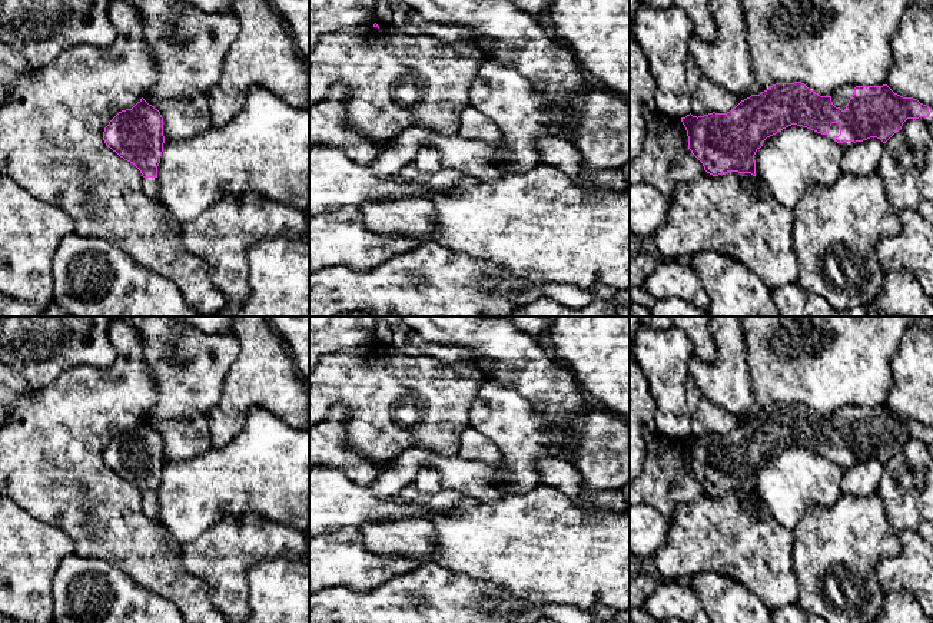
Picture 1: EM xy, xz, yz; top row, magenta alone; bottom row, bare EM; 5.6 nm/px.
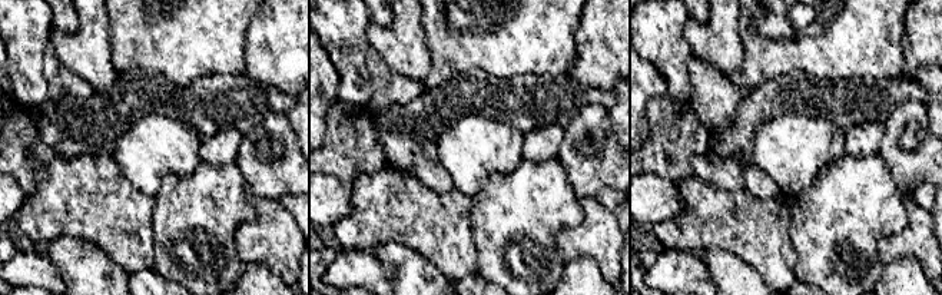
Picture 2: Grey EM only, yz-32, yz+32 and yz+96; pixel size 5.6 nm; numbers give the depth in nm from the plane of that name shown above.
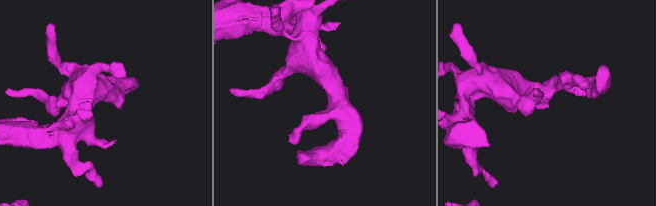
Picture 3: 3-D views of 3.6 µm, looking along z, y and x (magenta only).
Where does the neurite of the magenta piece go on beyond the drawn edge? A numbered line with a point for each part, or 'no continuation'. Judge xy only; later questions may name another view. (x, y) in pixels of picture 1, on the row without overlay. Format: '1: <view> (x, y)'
1: xy (149, 506)

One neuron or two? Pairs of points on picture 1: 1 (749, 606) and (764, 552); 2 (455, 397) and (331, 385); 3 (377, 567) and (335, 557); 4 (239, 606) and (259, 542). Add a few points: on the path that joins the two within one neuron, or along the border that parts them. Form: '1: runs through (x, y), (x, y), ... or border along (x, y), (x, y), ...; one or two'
1: border along (723, 575), (739, 580), (769, 607); two
2: runs through (424, 395), (409, 384), (362, 384); one
3: runs through (367, 567), (355, 567), (345, 562); one
4: runs through (235, 590), (235, 564), (243, 556); one

